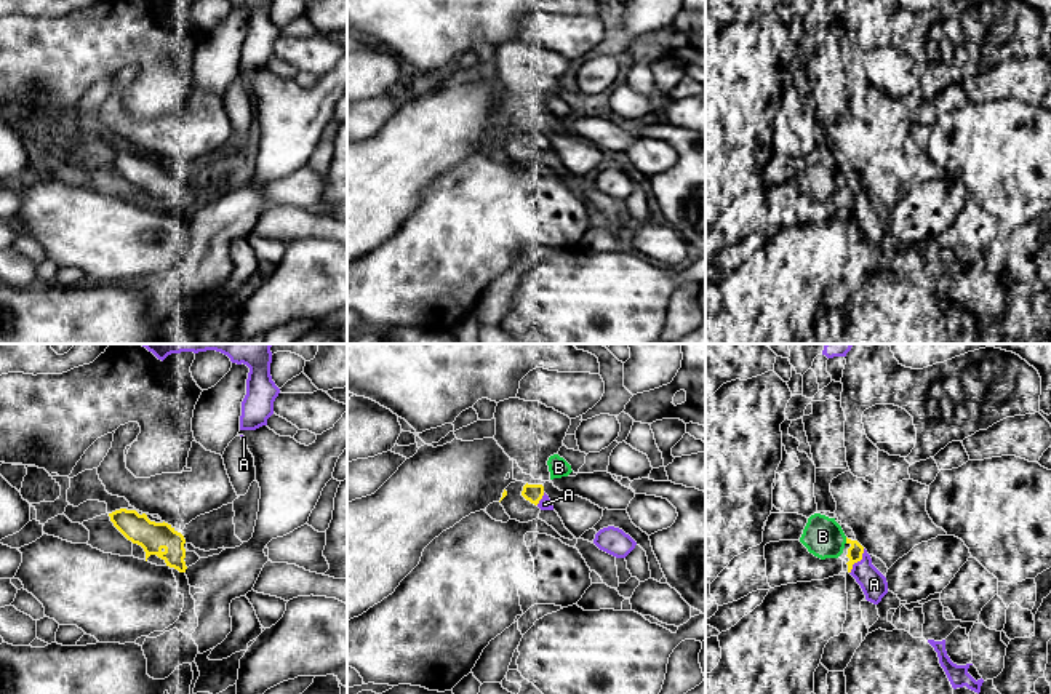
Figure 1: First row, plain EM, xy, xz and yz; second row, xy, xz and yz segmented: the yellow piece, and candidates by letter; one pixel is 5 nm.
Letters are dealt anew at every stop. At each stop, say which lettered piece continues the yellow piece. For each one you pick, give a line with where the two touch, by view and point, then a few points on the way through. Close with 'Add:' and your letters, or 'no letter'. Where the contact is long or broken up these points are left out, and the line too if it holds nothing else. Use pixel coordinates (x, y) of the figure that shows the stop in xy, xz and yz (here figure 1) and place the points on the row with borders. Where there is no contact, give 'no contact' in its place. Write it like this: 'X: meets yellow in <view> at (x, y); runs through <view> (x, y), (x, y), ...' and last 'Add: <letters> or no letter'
A: meets yellow in yz at (858, 560)
Add: A

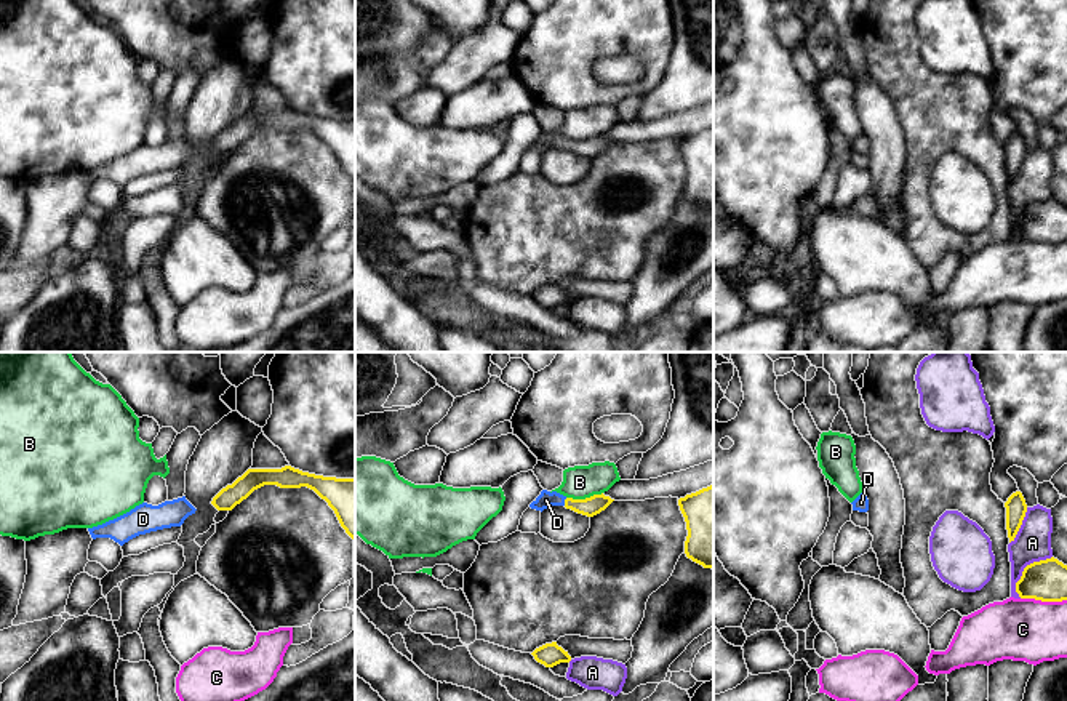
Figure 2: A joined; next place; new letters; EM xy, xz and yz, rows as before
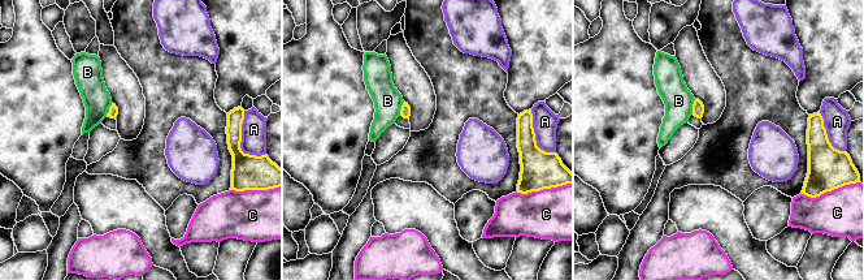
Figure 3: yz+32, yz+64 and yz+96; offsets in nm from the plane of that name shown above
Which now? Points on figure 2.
D: meets yellow in xz at (565, 501); runs through xz (591, 506), (565, 501), (546, 500)
Add: D

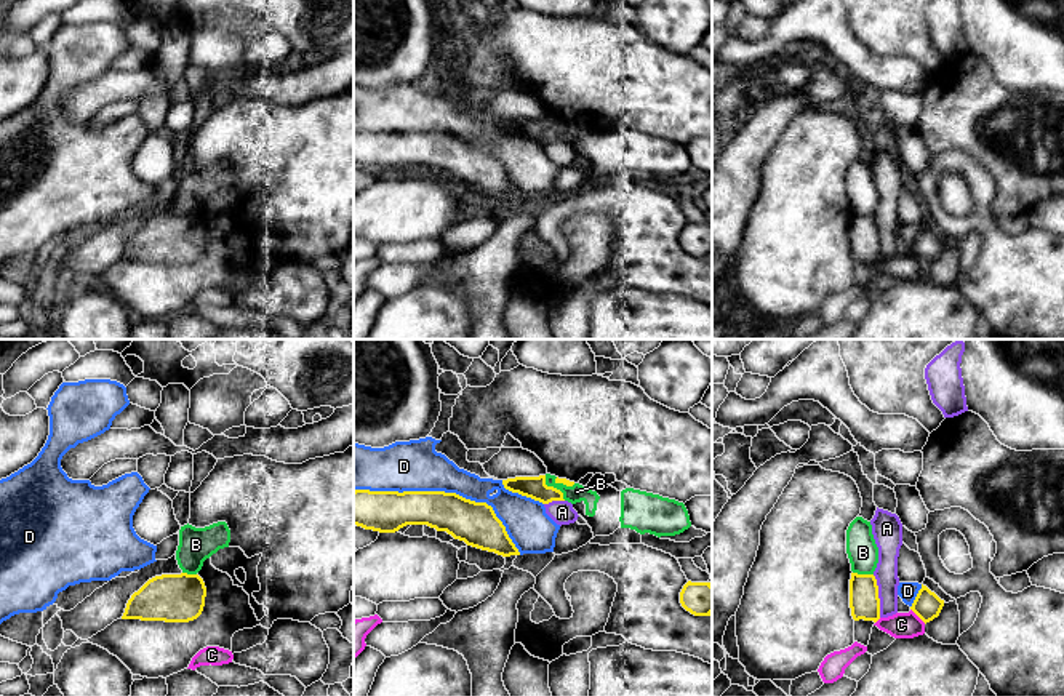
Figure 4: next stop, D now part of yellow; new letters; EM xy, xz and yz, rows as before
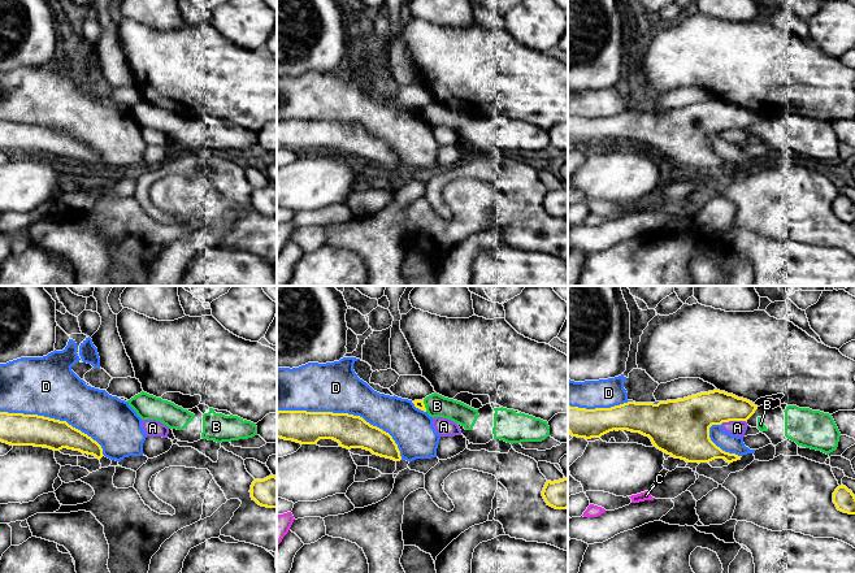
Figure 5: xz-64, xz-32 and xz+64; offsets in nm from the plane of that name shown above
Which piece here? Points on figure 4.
Add: no letter

